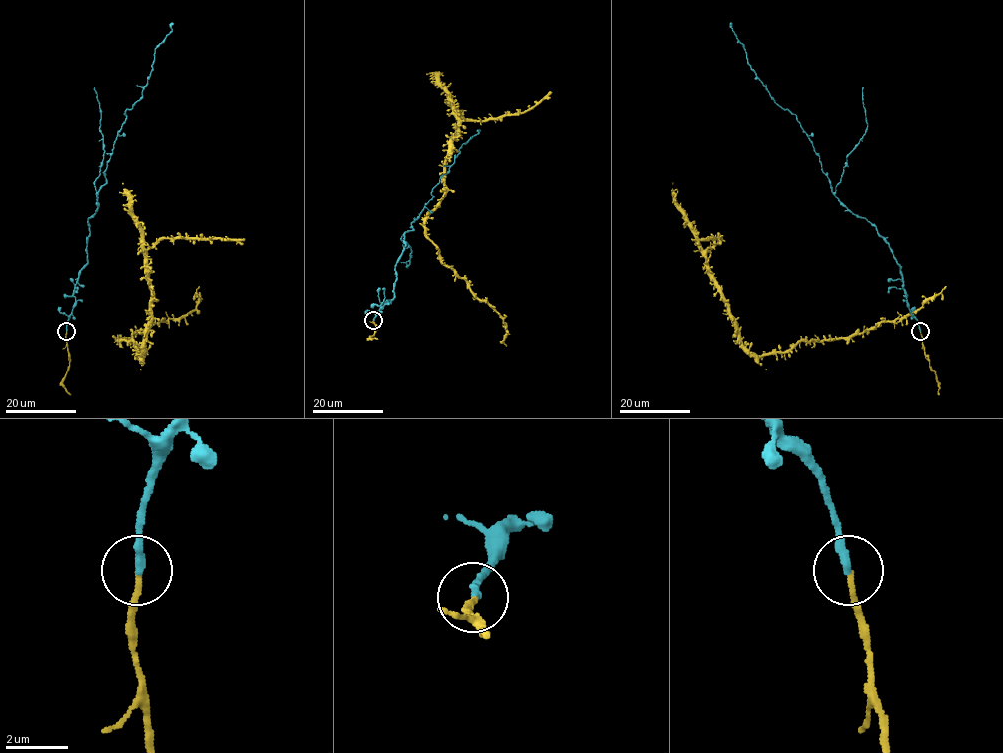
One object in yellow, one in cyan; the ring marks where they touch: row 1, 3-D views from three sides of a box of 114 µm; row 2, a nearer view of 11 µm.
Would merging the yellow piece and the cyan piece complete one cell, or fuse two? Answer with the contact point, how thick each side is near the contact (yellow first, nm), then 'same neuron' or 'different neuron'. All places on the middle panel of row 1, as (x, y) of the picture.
at (373, 320); 170 nm thick on the yellow side, 280 nm on the other; same neuron

